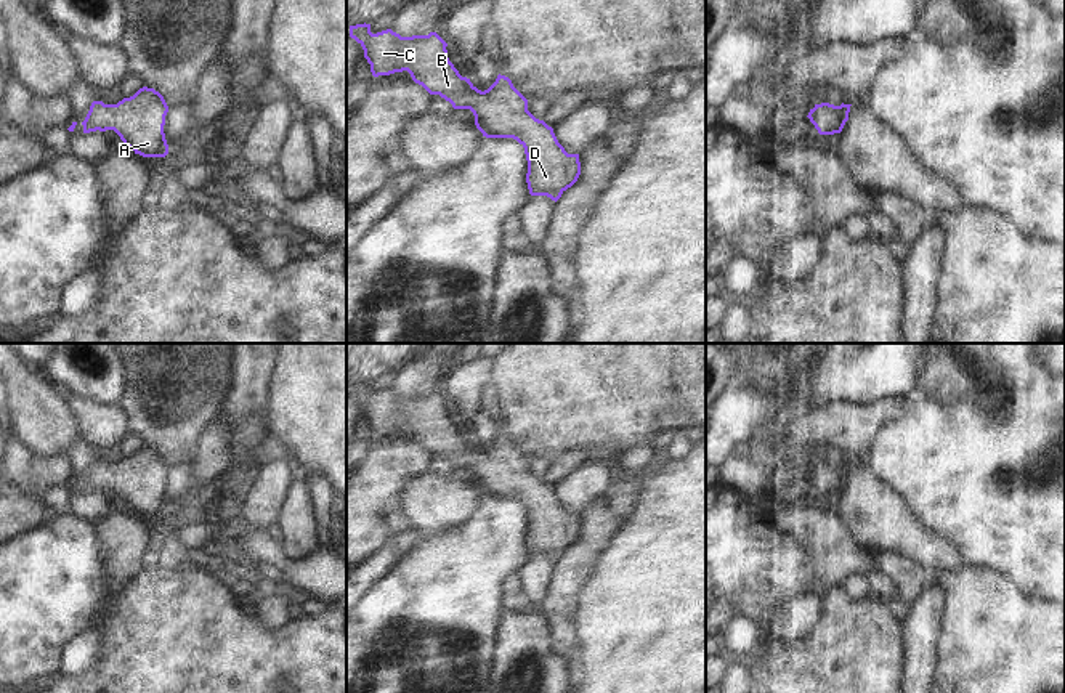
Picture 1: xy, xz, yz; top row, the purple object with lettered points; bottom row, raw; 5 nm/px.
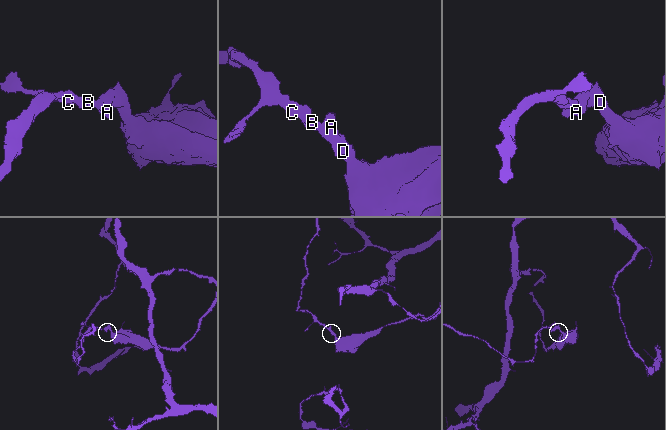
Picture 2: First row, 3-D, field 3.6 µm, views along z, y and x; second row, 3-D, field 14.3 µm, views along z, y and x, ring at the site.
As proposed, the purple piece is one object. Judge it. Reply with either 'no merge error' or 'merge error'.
no merge error

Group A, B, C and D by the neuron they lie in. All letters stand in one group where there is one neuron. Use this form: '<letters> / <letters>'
A B C D

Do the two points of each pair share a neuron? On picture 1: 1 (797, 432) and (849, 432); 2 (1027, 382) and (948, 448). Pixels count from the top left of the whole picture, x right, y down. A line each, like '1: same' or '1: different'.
1: same
2: same

